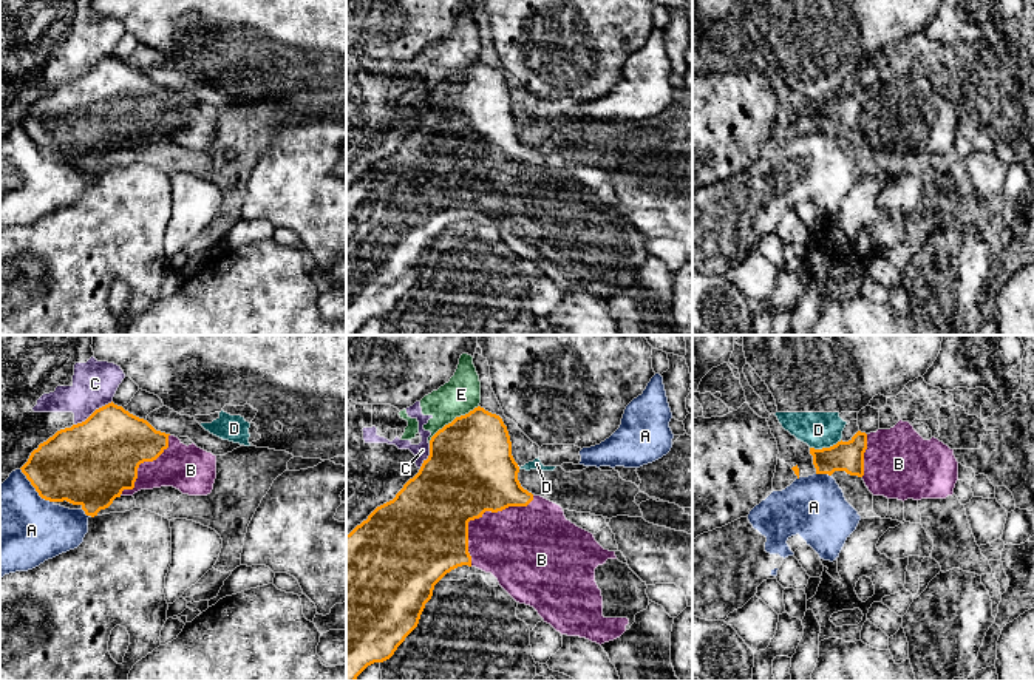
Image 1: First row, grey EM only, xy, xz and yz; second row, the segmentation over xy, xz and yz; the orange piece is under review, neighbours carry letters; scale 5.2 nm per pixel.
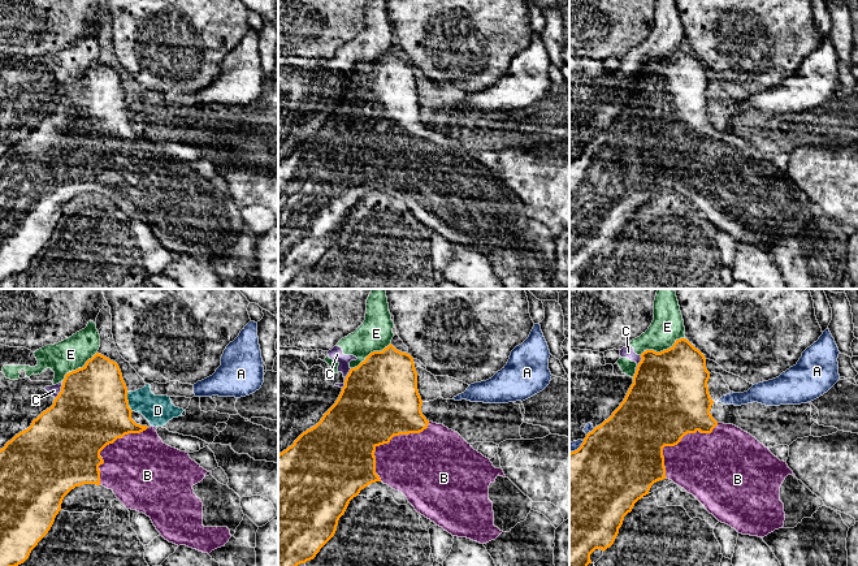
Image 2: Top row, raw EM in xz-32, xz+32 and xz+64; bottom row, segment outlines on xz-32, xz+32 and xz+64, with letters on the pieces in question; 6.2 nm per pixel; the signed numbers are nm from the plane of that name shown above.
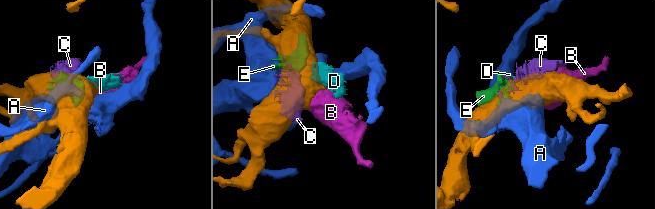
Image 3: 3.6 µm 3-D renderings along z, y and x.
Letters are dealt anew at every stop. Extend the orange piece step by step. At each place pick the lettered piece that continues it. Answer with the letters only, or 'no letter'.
B

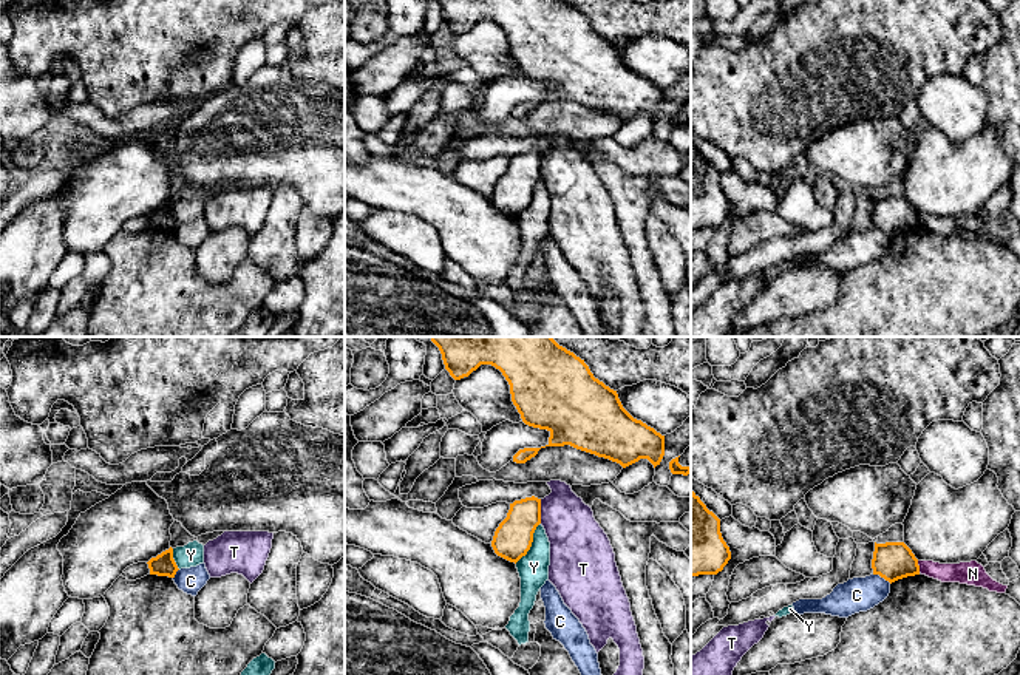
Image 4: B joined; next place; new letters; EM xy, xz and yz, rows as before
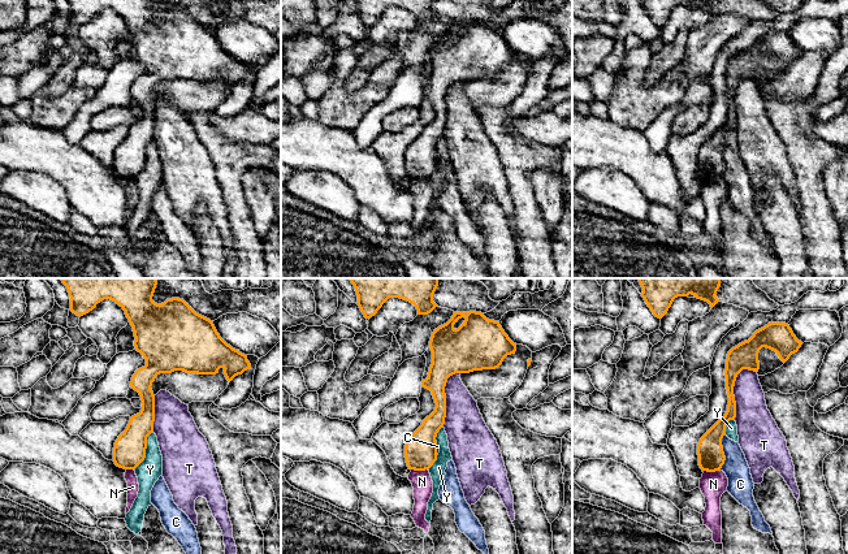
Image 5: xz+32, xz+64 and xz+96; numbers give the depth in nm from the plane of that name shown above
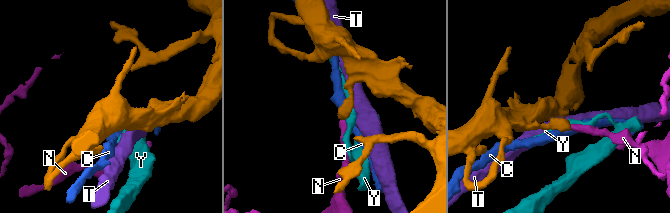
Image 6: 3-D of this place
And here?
no letter

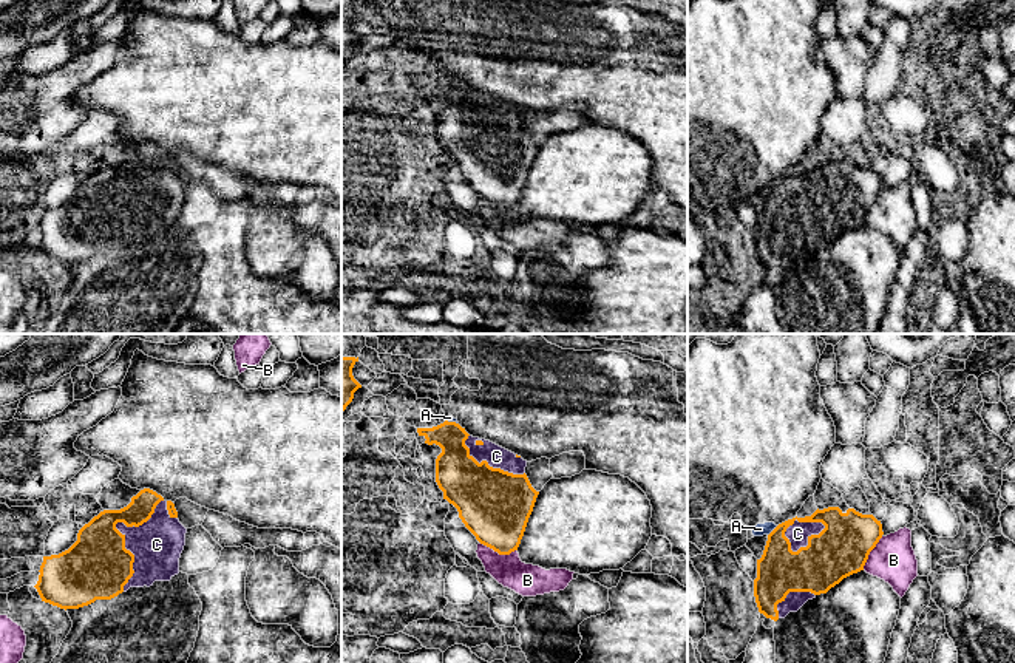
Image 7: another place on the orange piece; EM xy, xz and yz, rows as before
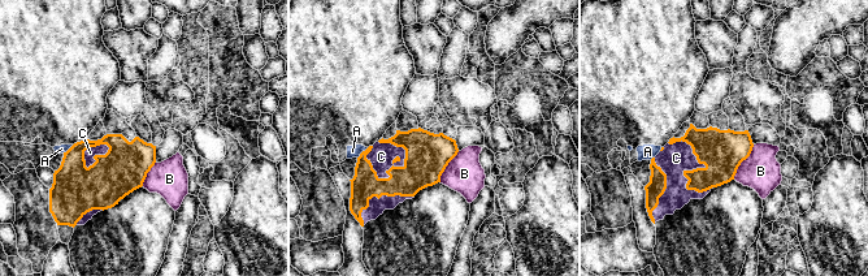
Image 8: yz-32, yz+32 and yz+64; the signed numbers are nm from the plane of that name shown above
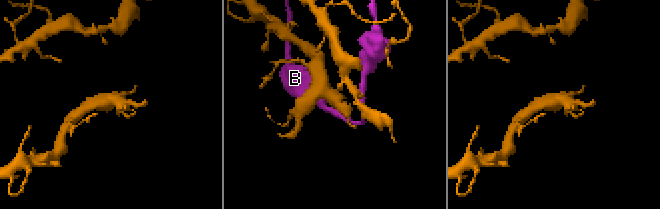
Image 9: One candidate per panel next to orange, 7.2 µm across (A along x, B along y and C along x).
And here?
C

